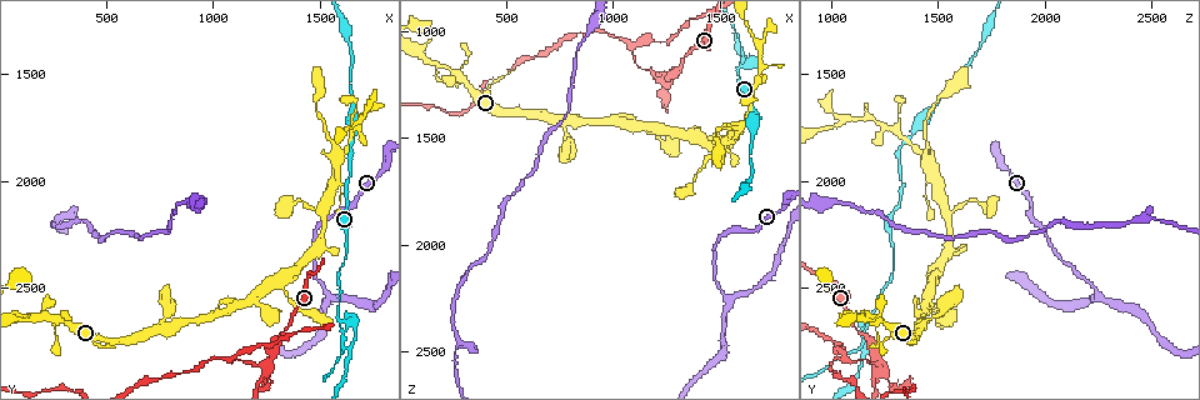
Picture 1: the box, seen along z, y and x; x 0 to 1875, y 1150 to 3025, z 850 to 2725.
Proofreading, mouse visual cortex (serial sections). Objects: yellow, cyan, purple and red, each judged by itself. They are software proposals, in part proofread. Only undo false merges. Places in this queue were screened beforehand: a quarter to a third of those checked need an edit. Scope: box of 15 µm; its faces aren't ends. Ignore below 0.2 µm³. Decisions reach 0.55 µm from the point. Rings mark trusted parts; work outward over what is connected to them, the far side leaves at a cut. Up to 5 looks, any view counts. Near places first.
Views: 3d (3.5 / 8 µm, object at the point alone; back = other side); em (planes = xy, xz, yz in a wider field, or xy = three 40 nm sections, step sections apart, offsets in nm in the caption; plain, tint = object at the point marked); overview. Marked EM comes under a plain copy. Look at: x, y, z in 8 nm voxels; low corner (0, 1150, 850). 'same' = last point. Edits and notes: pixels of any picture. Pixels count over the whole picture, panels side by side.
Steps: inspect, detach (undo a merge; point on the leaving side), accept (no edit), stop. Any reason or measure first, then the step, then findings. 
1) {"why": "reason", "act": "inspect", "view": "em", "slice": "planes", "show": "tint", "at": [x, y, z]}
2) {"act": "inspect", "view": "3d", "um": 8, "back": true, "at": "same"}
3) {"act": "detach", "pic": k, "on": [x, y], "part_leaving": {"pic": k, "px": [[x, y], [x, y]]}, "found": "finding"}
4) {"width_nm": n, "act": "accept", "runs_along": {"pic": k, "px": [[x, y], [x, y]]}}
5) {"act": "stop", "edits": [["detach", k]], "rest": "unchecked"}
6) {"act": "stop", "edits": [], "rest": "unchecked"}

{"why": "branch point", "act": "inspect", "view": "3d", "um": 3.5, "at": [1600, 1870, 1430]}

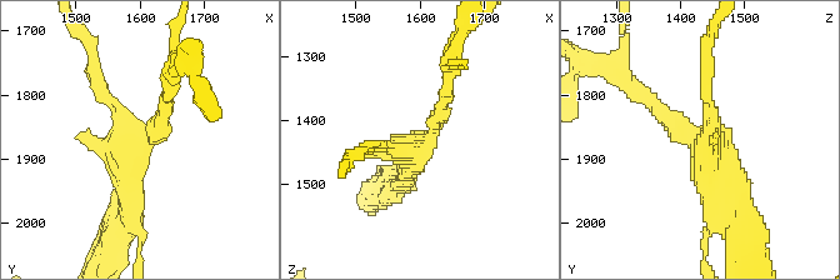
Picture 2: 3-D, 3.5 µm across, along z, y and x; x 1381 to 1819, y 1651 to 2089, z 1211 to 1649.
{"why": "shape alone is not enough", "act": "inspect", "view": "em", "slice": "xy", "step": 2, "show": "tint", "at": [1590, 1870, 1445]}

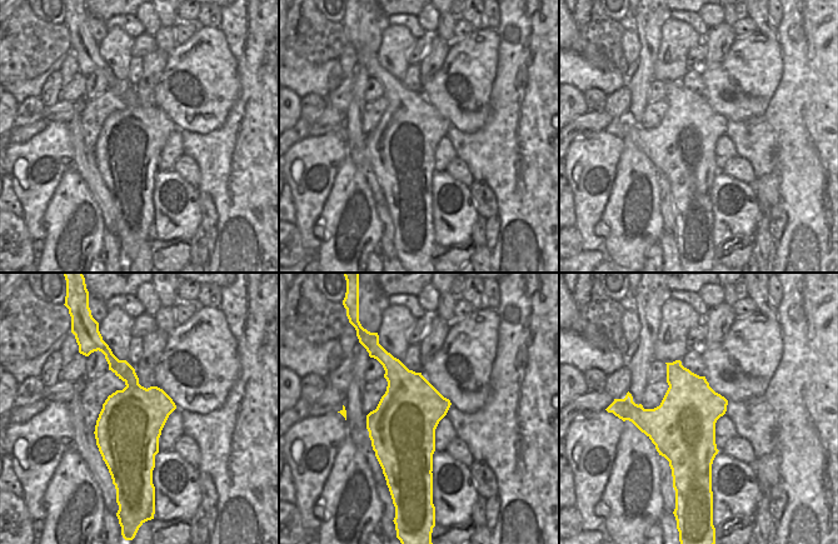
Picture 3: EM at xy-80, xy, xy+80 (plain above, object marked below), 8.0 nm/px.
{"act": "accept", "runs_along": {"pic": 2, "px": [[726, 223], [708, 141], [650, 99]]}, "found": "continuous, no second cell"}

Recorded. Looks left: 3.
{"why": "arms part here", "act": "inspect", "view": "3d", "um": 3.5, "back": true, "at": [1250, 2860, 1220]}

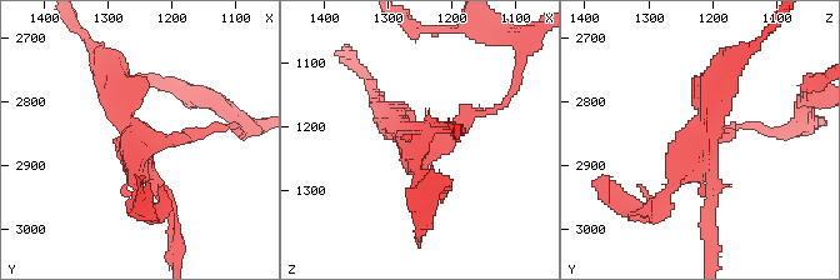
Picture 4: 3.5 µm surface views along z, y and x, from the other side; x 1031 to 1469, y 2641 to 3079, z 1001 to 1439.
{"act": "inspect", "view": "em", "slice": "xy", "step": 2, "show": "tint", "at": [1250, 2870, 1225]}

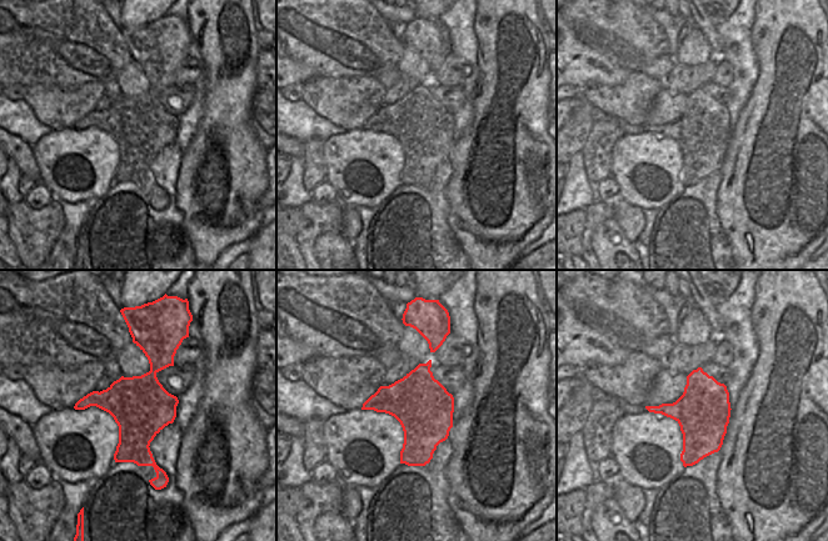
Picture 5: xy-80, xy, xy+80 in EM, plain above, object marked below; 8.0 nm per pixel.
{"why": "cut it another way", "act": "inspect", "view": "em", "slice": "xy", "step": 3, "show": "tint", "at": "same"}

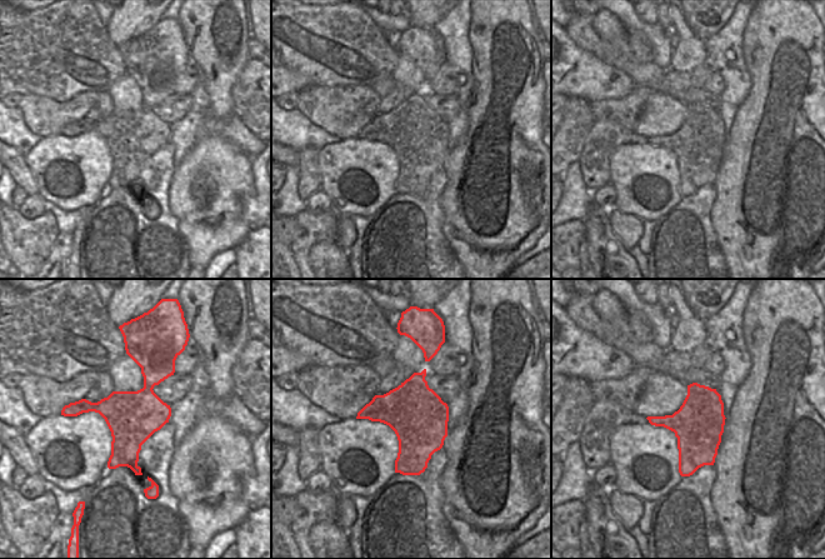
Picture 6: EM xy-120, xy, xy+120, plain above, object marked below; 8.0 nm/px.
{"act": "detach", "pic": 4, "on": [135, 179], "found": "two cells meet here"}

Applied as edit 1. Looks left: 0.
{"act": "stop", "edits": [["detach", 4]], "rest": "unchecked"}

